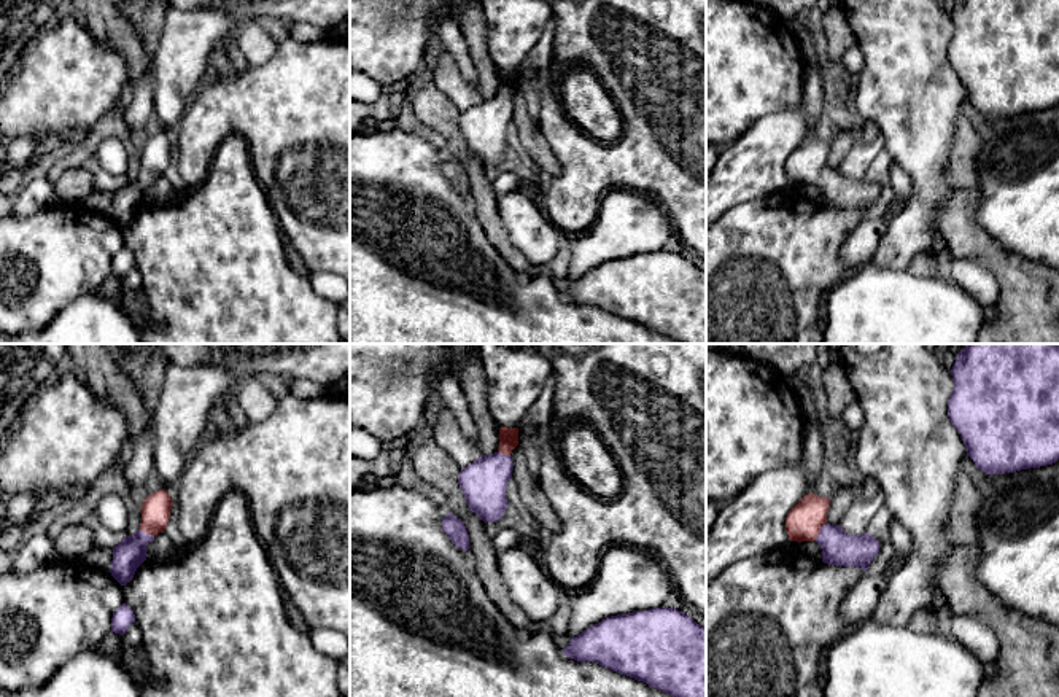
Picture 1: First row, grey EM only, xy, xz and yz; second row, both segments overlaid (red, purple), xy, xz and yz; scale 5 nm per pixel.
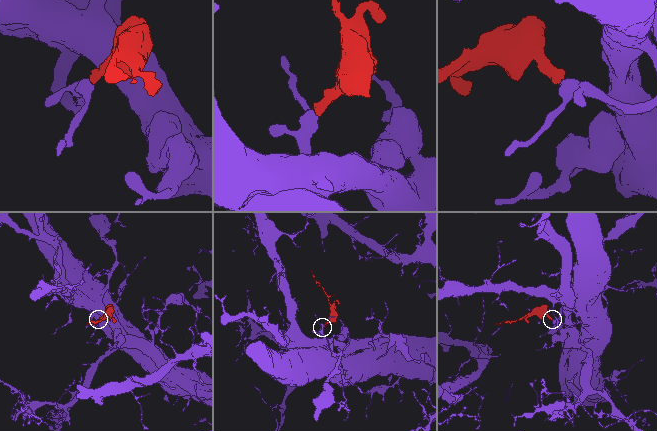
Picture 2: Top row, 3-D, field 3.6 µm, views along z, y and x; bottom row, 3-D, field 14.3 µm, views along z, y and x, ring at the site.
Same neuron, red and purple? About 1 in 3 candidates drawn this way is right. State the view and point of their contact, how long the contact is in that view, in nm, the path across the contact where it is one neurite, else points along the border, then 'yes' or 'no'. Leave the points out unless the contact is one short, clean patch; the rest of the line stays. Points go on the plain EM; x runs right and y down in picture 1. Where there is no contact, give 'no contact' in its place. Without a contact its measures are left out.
yz (819, 174) | 110 nm | across yz (803, 166), (819, 174), (838, 191) | yes

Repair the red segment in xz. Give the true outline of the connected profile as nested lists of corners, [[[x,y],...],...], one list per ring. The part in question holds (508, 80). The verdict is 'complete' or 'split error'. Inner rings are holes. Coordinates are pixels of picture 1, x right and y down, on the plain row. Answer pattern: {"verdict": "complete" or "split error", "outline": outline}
{"verdict": "split error", "outline": [[[499,72],[499,89],[491,99],[482,99],[479,103],[472,105],[460,115],[458,127],[466,142],[467,150],[475,156],[485,167],[499,164],[506,153],[506,130],[512,123],[512,94],[518,89],[518,72]]]}

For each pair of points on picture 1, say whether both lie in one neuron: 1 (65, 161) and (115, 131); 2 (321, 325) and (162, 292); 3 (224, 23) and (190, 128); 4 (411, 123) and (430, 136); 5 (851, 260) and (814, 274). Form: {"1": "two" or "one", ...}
{"1": "one", "2": "one", "3": "two", "4": "one", "5": "two"}

